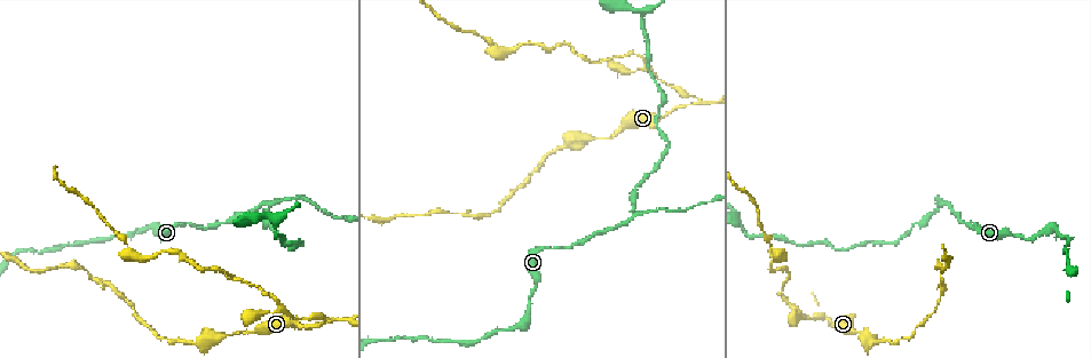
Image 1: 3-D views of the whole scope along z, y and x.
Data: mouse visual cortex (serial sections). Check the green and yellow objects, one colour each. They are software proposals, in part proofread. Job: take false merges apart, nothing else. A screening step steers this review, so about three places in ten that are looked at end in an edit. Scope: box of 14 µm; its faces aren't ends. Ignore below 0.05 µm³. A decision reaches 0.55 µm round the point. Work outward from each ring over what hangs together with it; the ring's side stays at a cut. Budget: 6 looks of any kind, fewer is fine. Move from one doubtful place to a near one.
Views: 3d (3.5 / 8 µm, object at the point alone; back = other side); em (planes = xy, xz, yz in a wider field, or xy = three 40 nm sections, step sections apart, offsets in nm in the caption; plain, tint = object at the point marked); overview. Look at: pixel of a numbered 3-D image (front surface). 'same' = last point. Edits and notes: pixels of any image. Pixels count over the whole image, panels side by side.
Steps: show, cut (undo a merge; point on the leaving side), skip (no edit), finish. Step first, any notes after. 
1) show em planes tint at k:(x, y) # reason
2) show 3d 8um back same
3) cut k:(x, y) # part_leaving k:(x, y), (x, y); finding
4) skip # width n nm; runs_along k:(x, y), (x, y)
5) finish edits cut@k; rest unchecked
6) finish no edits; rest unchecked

show em xy step 2 tint at 1:(698, 100) # calibre changes

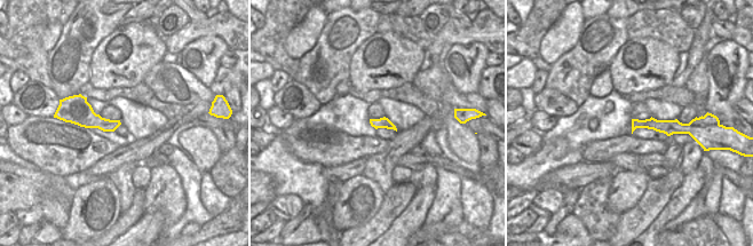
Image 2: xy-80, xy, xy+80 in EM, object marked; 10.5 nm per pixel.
show 3d 3.5um same

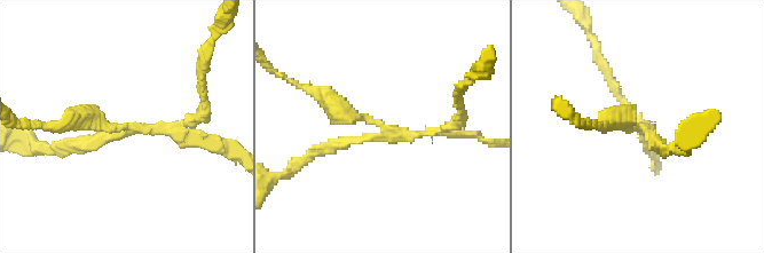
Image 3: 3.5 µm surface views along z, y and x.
cut 3:(92, 124) # width 120 nm; part_leaving 3:(130, 127), (95, 117), (34, 124); a second cell is stuck on

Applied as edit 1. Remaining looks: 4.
show 3d 8um at 1:(608, 139) # calibre changes

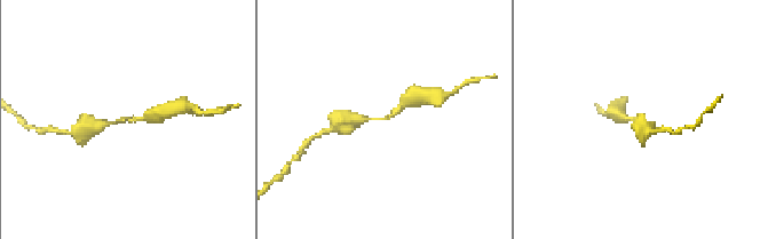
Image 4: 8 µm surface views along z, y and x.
show em xy step 5 tint at 4:(130, 118) # arm_widths 250, 300 nm; need the tissue

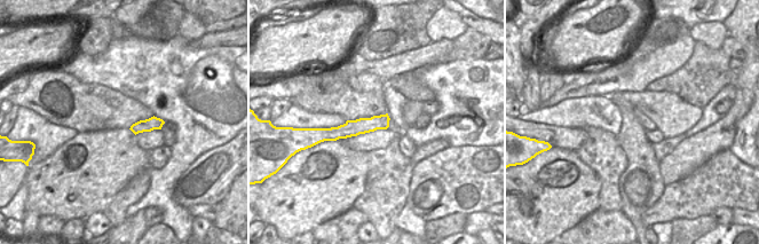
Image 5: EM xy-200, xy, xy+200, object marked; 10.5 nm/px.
skip # width 170 nm; runs_along 5:(386, 118), (342, 132), (329, 133); one cell here

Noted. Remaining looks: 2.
show 3d 3.5um at 1:(942, 204) # abrupt turn

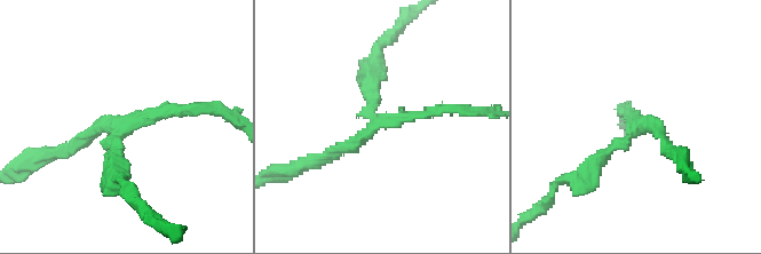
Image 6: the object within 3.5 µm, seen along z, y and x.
show em xy step 5 tint at 6:(638, 125) # arms 3; arm_widths 150, 200, 200 nm

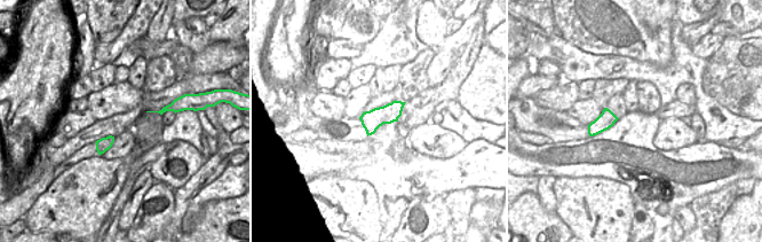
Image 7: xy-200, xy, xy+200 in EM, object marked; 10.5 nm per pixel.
cut 6:(596, 161) # part_leaving 6:(627, 139), (580, 181), (560, 181), (548, 199); two cells meet here

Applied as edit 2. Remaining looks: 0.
finish edits cut@3, cut@6; rest unchecked

